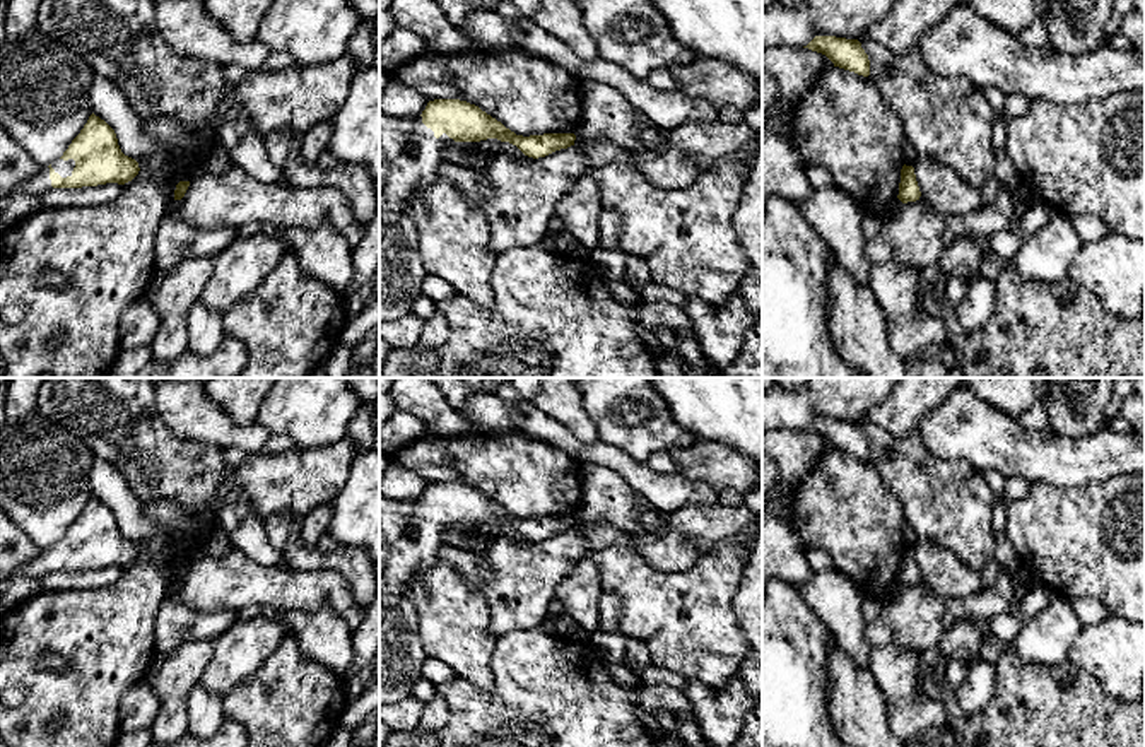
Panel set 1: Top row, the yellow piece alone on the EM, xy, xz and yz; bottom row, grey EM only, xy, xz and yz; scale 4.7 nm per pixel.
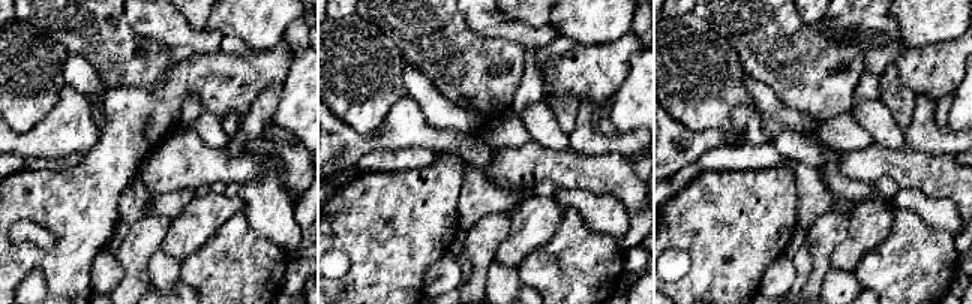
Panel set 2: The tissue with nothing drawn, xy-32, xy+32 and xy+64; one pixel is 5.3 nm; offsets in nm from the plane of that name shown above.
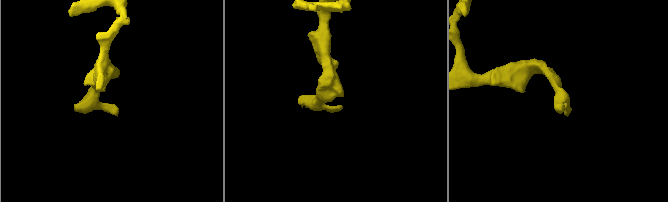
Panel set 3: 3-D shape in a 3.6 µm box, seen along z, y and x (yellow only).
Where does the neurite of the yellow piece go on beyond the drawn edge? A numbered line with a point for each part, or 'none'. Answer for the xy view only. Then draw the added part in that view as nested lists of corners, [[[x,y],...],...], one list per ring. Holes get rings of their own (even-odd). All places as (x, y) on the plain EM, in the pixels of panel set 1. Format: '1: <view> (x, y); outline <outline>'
1: xy (64, 551); outline [[[58,542],[56,545],[51,547],[51,550],[55,552],[55,556],[58,556],[62,561],[72,559],[72,554],[75,550],[75,544],[68,542]]]

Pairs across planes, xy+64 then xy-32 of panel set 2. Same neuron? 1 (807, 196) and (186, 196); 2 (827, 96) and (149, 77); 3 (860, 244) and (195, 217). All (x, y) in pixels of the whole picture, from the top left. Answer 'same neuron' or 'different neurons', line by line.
1: same neuron
2: same neuron
3: same neuron

